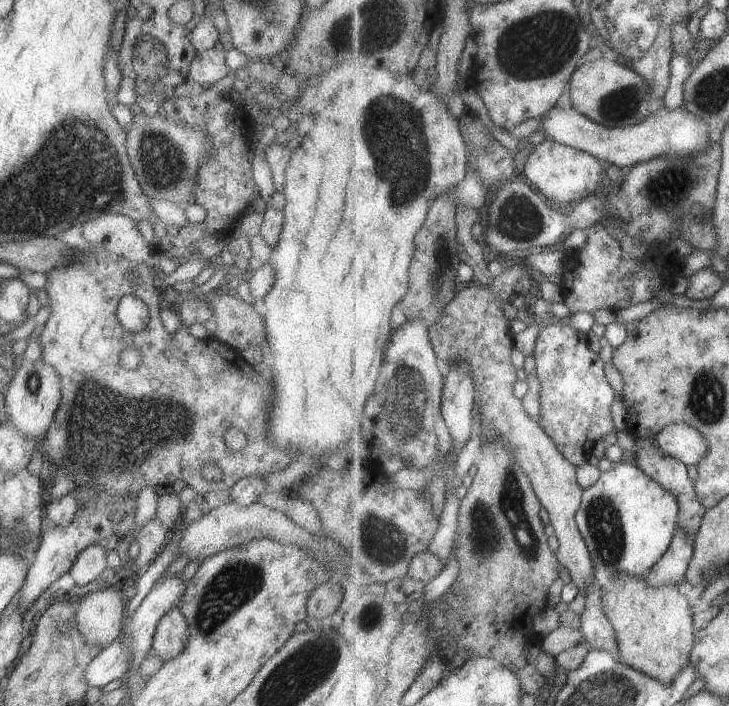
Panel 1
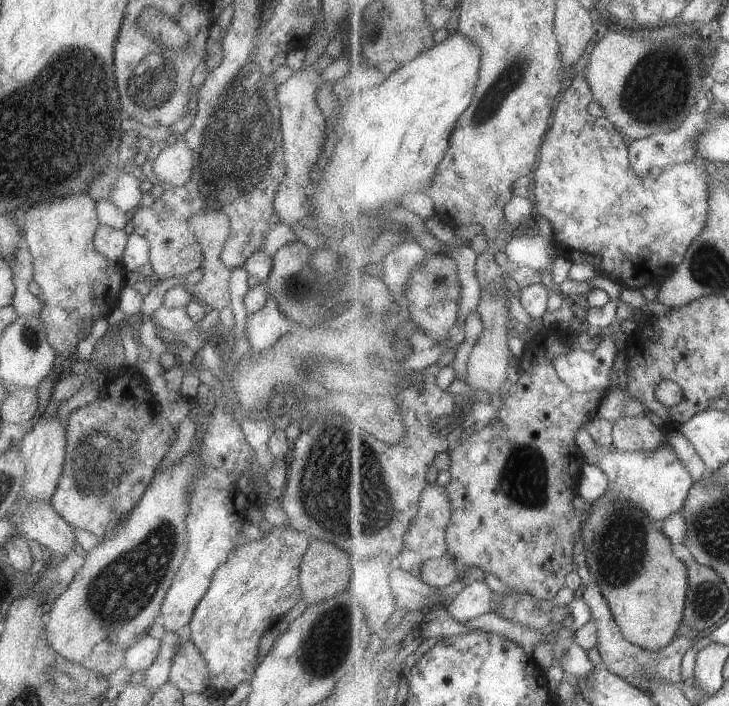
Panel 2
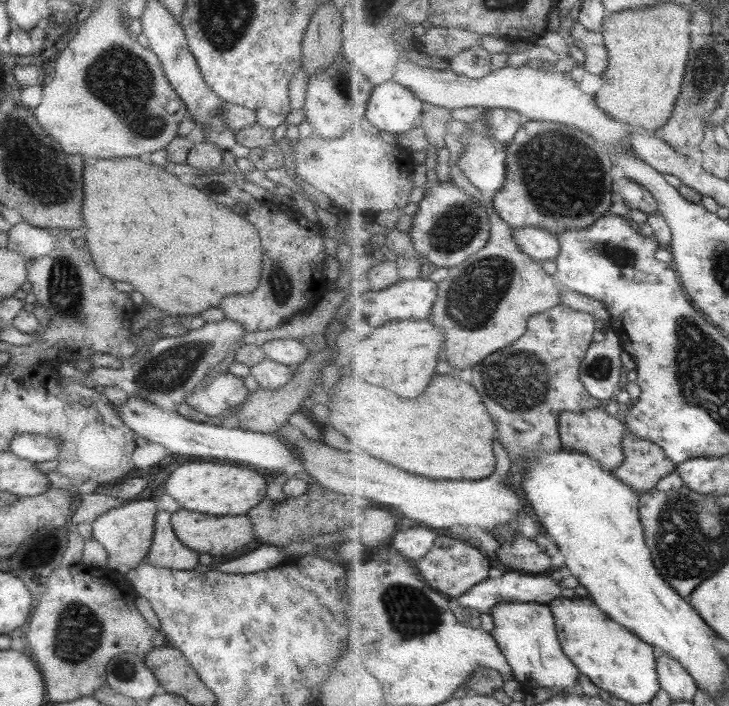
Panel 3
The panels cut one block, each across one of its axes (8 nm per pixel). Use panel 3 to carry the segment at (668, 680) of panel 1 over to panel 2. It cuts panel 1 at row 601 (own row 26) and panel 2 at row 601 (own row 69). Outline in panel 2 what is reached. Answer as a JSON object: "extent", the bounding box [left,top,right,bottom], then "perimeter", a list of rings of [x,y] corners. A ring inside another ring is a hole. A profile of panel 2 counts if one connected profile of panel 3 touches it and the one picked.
{"extent":[582,494,691,650],"perimeter":[[[610,494],[592,507],[582,534],[592,580],[600,584],[628,640],[648,650],[670,646],[686,616],[691,588],[687,563],[676,557],[672,540],[642,508]]]}

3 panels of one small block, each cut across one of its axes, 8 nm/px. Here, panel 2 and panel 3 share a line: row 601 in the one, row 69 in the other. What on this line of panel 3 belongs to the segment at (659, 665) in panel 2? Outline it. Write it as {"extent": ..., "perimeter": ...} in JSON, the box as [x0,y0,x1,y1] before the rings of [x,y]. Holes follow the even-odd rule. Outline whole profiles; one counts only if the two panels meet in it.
{"extent":[573,22,611,76],"perimeter":[[[577,22],[573,29],[573,36],[582,42],[582,48],[587,56],[588,72],[604,76],[611,65],[611,54],[604,34],[590,31],[584,23]]]}

